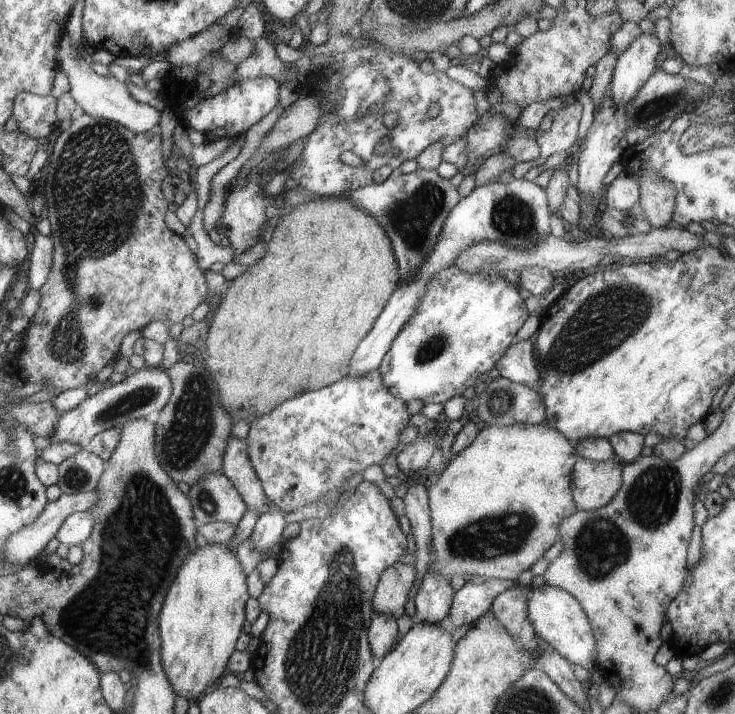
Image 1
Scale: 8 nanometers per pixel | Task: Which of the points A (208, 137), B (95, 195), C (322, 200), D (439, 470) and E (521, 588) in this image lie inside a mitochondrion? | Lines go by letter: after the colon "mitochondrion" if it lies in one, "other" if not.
A: other
B: mitochondrion
C: other
D: other
E: other

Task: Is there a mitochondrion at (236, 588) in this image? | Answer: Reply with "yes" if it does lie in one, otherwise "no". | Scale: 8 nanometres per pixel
no

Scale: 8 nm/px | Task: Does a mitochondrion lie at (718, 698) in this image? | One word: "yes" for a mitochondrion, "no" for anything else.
yes

